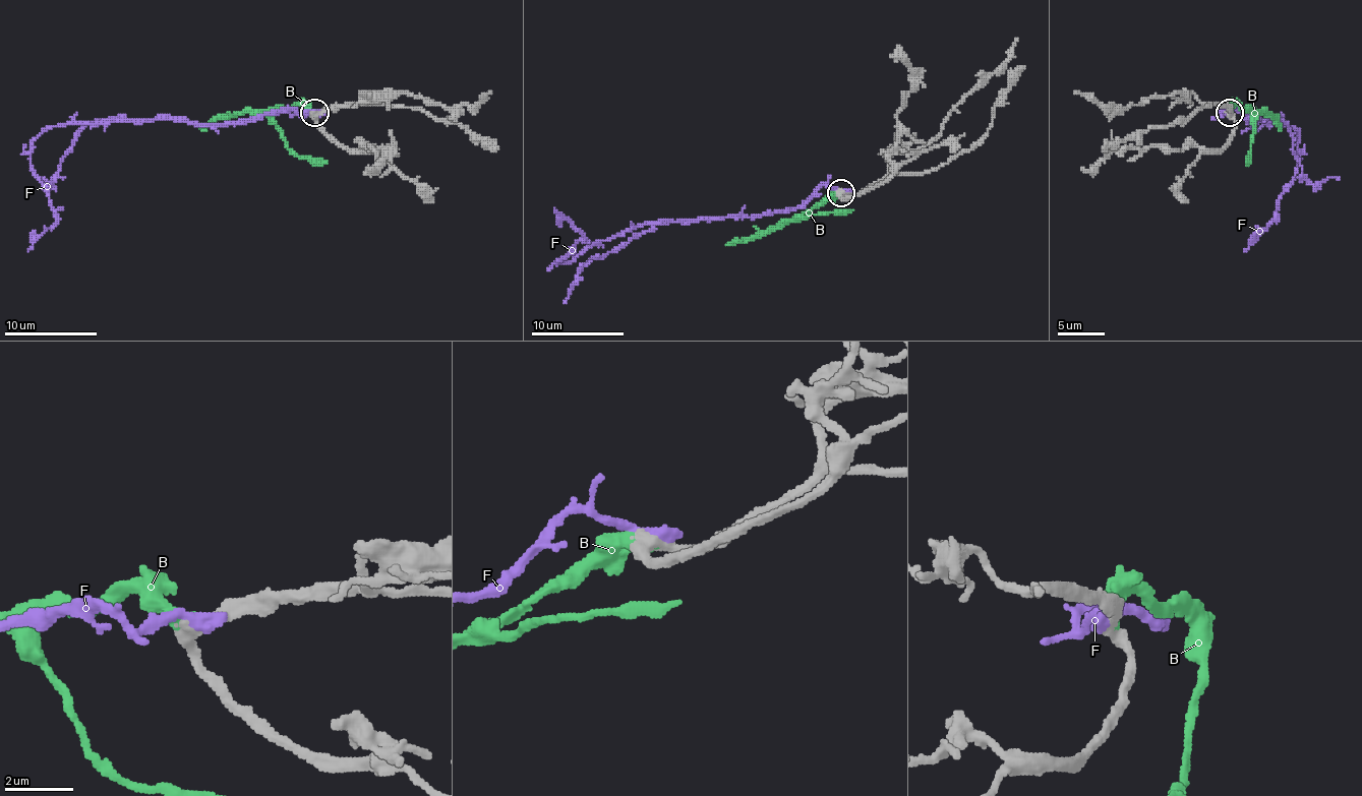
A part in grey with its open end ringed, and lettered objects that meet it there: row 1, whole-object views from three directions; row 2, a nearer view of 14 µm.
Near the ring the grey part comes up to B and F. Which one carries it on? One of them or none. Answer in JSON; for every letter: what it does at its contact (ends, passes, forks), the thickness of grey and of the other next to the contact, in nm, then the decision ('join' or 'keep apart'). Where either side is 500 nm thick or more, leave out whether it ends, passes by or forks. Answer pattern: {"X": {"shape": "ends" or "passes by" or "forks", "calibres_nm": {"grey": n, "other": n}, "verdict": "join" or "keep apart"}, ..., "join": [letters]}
{"B": {"shape": "ends", "calibres_nm": {"grey": 400, "other": 360}, "verdict": "join"}, "F": {"shape": "ends", "calibres_nm": {"grey": 400, "other": 440}, "verdict": "keep apart"}, "join": ["B"]}

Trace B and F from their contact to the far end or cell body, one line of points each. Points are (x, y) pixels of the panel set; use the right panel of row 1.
B: (1230, 112), (1237, 105), (1259, 110), (1274, 117), (1281, 128)
F: (1230, 114), (1297, 130), (1295, 179), (1274, 219), (1243, 251)

